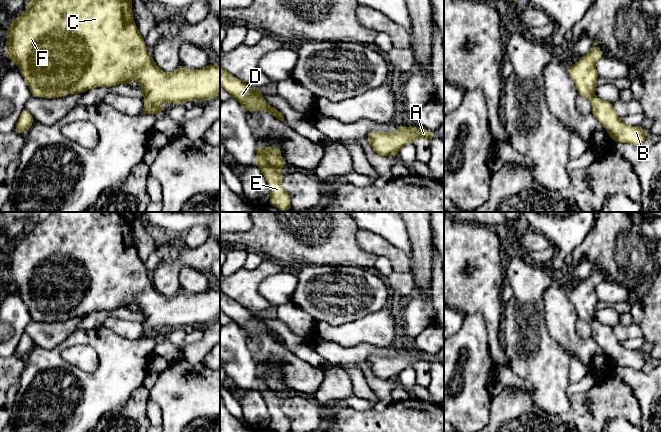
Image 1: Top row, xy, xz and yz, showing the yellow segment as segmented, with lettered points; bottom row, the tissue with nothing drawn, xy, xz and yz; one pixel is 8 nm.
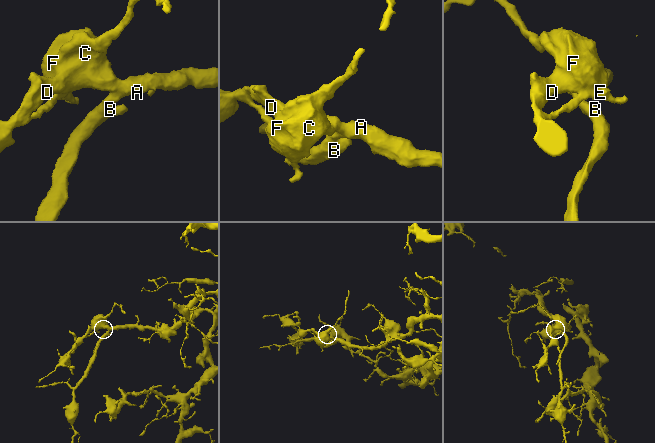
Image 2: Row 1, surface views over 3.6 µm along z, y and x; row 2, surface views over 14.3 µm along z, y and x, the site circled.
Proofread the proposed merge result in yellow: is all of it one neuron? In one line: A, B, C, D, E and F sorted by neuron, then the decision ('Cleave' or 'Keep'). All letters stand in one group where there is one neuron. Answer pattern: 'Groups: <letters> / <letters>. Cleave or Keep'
Groups: A B C D E F. Keep

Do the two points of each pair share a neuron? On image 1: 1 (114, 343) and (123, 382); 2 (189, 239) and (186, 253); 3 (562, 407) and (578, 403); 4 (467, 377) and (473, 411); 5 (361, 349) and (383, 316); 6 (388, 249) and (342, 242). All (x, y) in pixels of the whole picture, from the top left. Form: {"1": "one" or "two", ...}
{"1": "one", "2": "two", "3": "two", "4": "one", "5": "two", "6": "two"}

